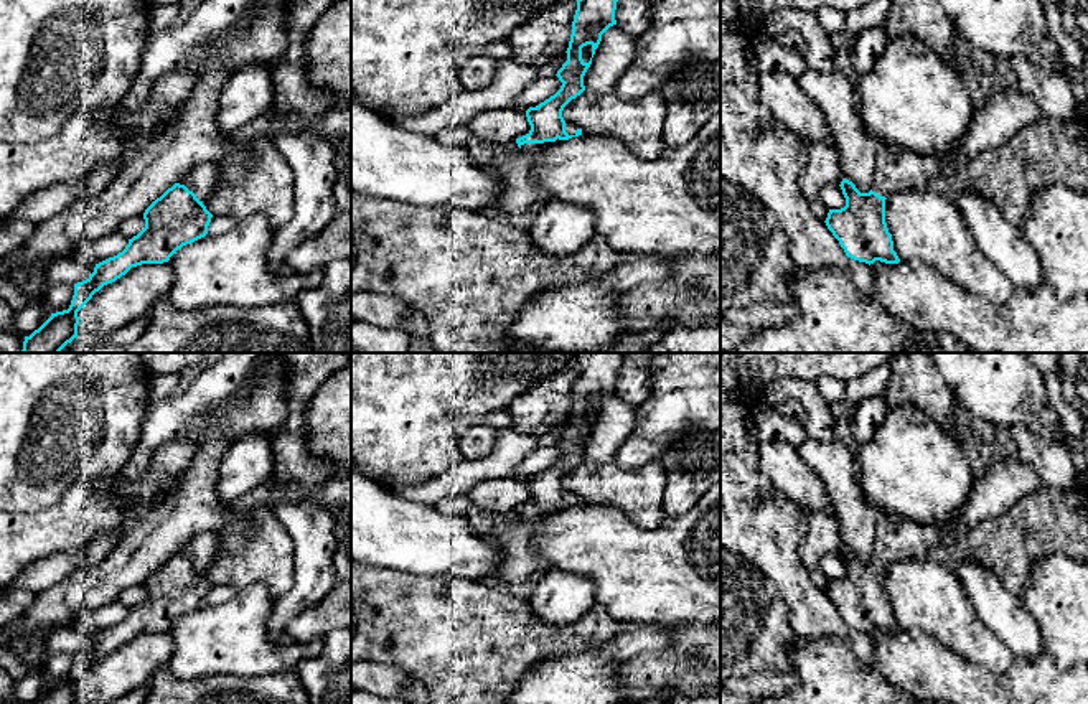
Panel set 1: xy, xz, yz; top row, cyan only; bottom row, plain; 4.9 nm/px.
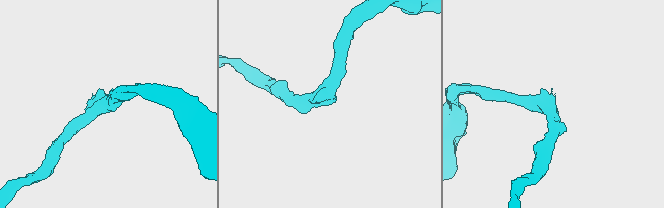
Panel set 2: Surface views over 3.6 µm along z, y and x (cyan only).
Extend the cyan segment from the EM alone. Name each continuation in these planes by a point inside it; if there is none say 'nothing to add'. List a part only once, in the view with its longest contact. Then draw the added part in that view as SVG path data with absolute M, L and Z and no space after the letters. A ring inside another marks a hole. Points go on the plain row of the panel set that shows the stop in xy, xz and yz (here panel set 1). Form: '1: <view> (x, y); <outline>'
1: xz (528, 516); M559 508L556 509L556 511L544 511L544 513L524 513L524 514L521 514L521 521L526 521L526 523L534 523L534 521L541 521L541 519L544 519L544 518L547 518L547 516L551 516L552 513L557 513L557 511L560 511Z

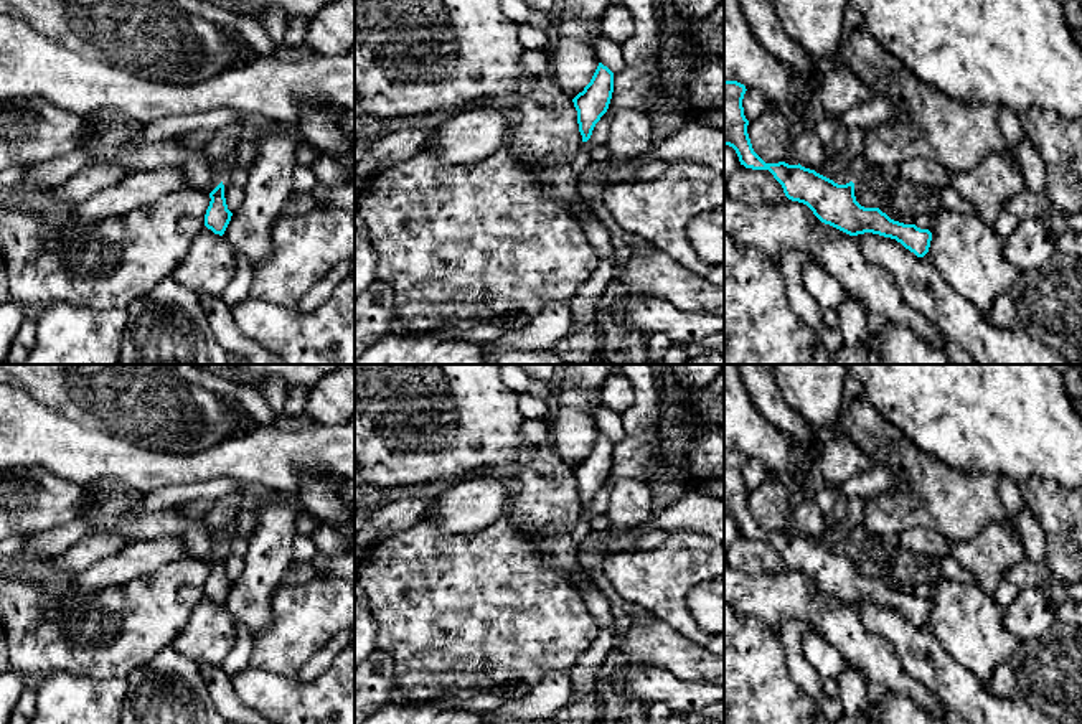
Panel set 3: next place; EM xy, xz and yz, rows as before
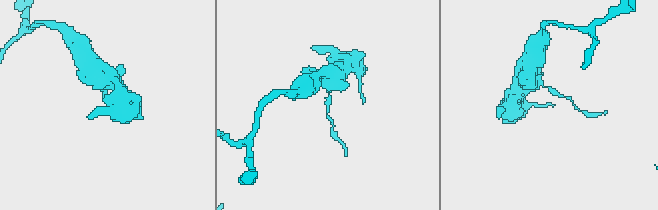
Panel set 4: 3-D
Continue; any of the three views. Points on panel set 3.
nothing to add

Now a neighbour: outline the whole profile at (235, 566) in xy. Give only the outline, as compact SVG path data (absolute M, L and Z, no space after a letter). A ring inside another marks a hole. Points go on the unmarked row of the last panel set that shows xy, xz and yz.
M223 551L223 554L224 554L224 567L226 567L228 579L231 582L236 582L244 572L244 559L228 551Z

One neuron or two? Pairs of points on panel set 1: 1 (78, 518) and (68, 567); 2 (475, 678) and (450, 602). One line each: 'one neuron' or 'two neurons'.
1: two neurons
2: one neuron

